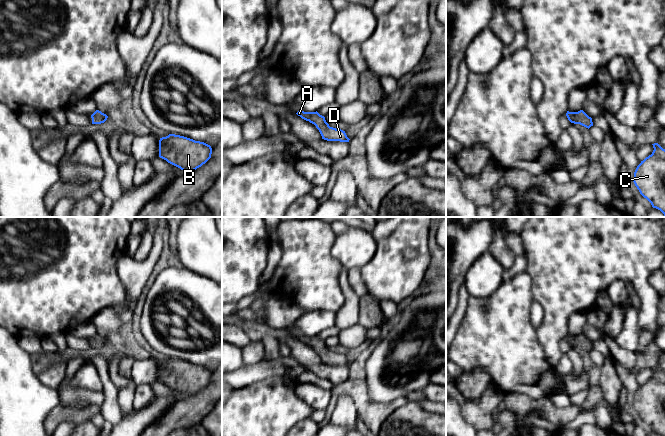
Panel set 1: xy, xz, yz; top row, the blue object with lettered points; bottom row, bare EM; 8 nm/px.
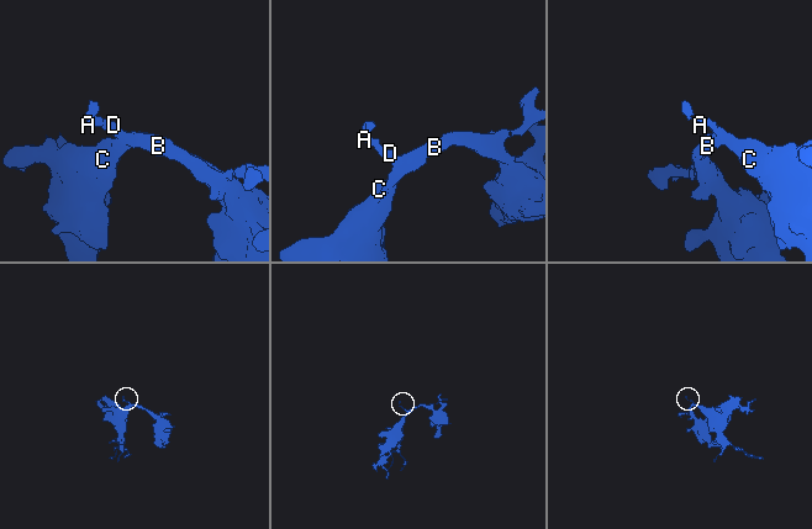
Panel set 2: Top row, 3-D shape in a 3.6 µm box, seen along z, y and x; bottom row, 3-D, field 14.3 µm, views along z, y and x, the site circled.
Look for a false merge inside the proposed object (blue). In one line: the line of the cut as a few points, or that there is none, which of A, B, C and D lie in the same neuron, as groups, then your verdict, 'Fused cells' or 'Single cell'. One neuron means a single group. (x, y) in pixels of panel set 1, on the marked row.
No split. Groups: A B C D. Single cell

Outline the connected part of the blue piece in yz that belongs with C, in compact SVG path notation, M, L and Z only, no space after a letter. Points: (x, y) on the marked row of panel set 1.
M654 143L653 152L637 166L633 182L653 208L665 216L665 149Z

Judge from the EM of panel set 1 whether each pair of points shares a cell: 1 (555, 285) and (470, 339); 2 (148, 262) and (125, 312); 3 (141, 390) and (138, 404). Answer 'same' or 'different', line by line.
1: different
2: same
3: same

